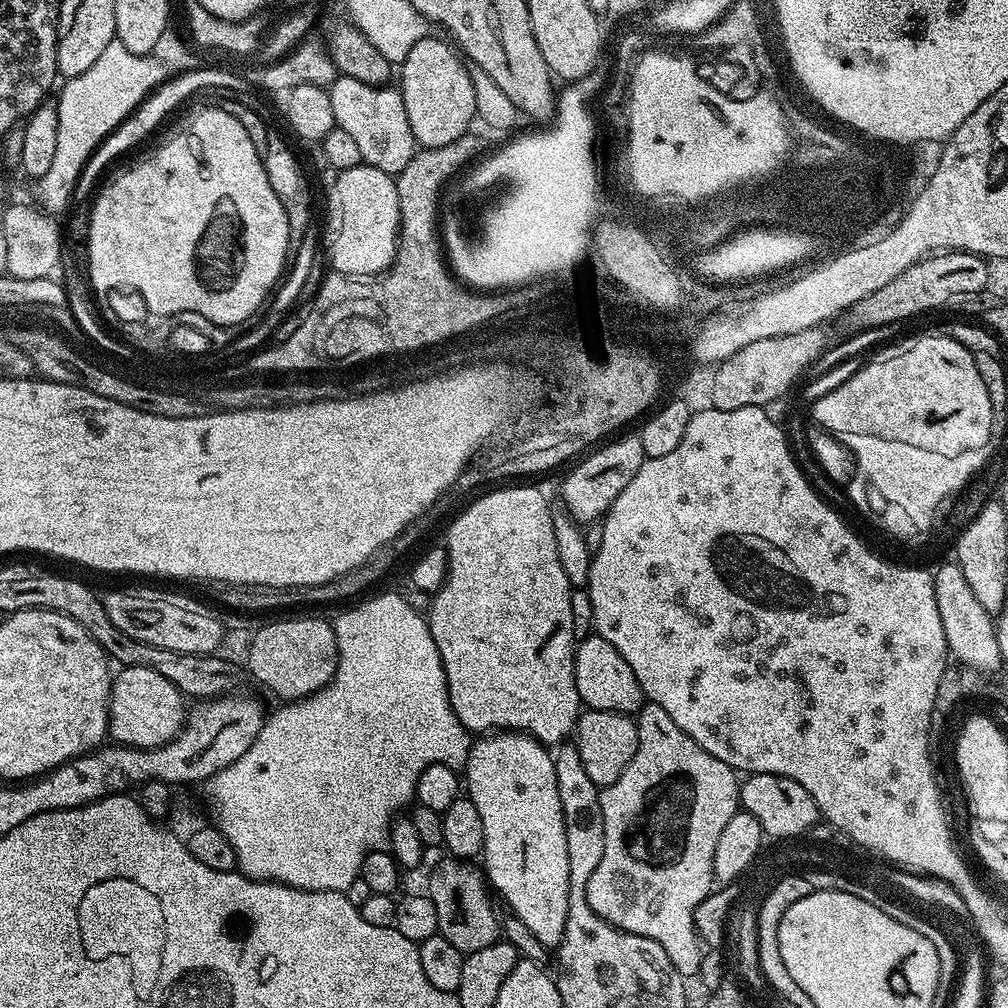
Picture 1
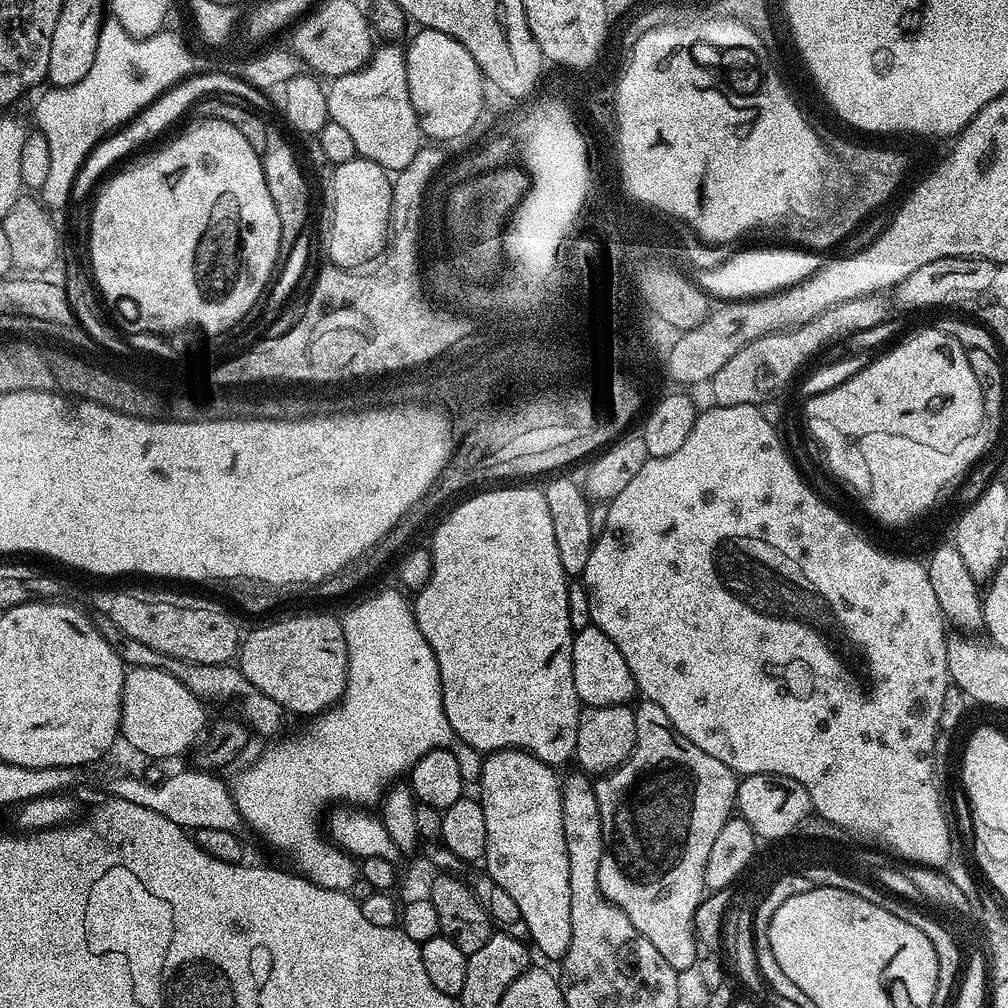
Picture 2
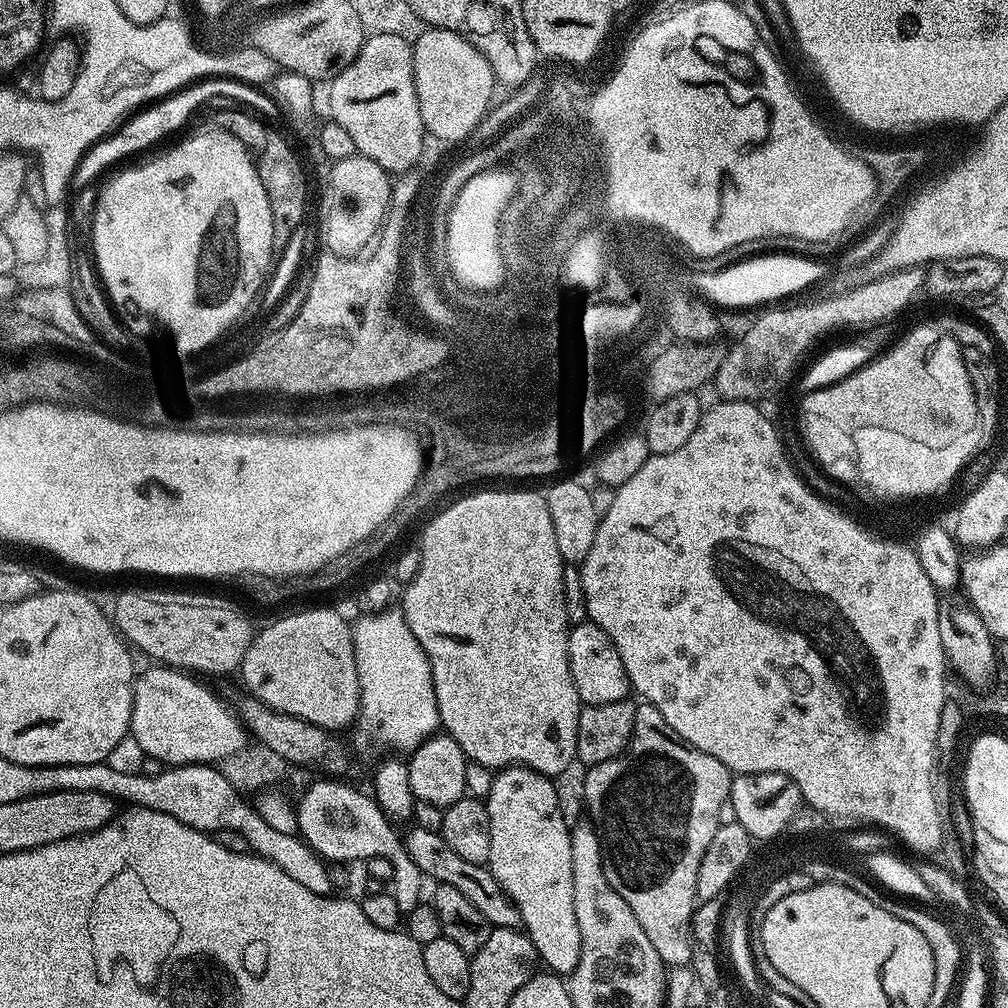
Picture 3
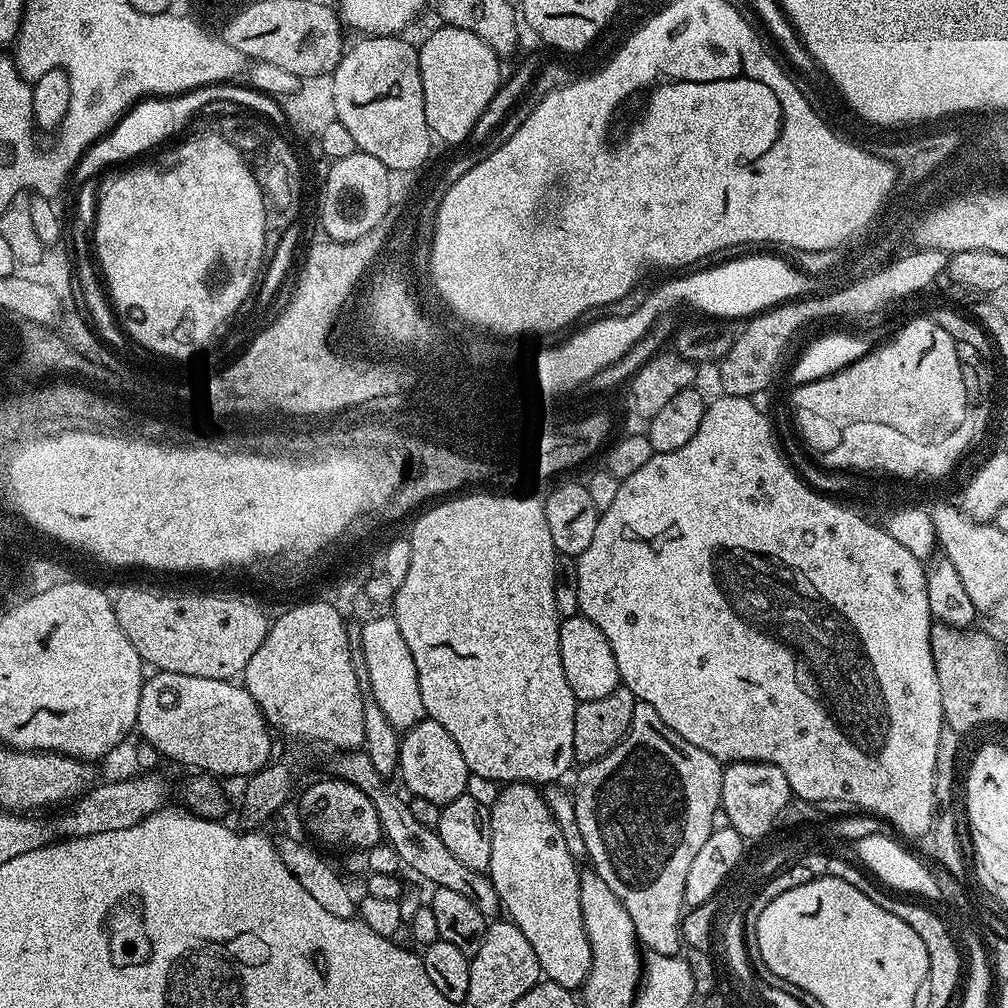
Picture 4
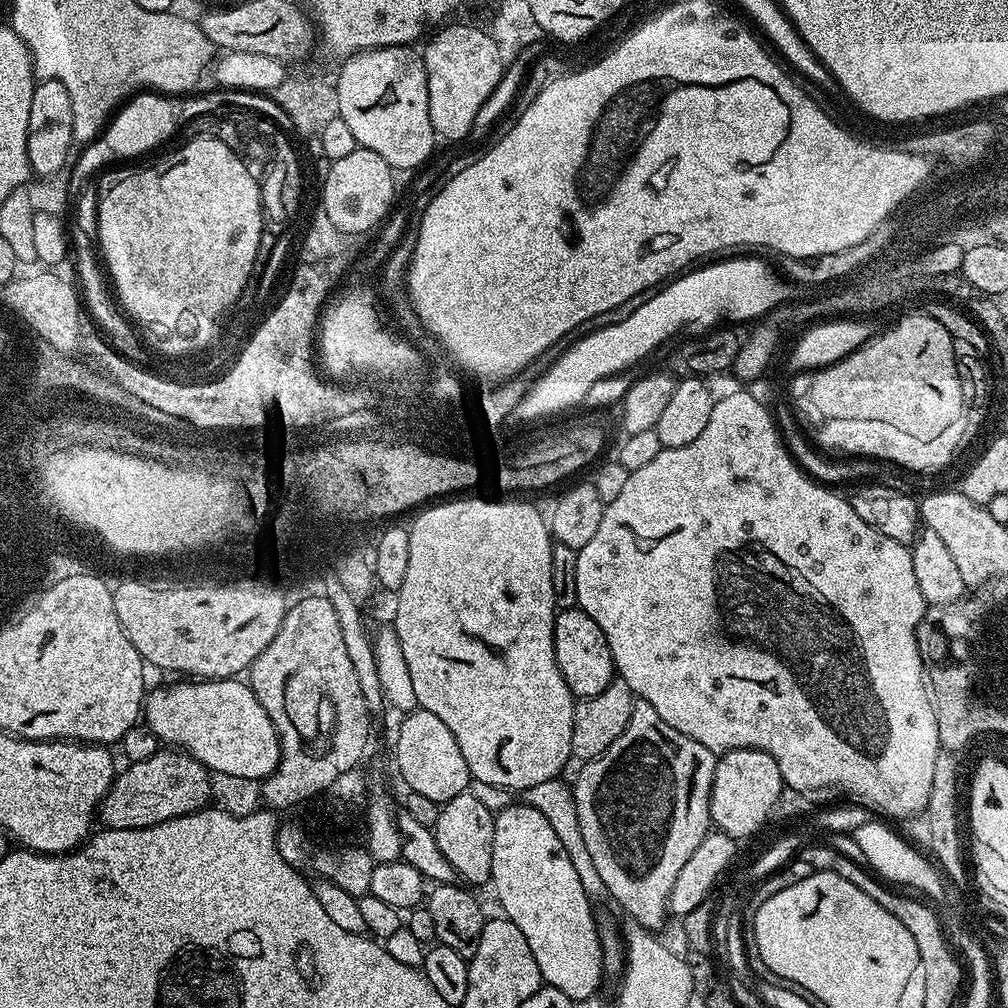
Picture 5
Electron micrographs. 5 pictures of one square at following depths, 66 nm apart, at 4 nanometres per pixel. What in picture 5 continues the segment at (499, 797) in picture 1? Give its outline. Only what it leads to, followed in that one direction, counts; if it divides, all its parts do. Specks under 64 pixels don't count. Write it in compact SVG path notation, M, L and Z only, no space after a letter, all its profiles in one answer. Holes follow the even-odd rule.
M513 802L508 808L495 813L494 822L494 858L492 859L492 879L490 888L496 891L500 899L503 915L518 930L522 930L526 942L530 942L530 954L534 954L534 962L538 962L541 981L549 988L562 990L572 1001L588 1000L600 988L600 979L606 976L604 971L604 955L600 945L600 928L596 924L596 916L592 913L594 904L578 880L561 839L550 826L546 817L527 802Z

